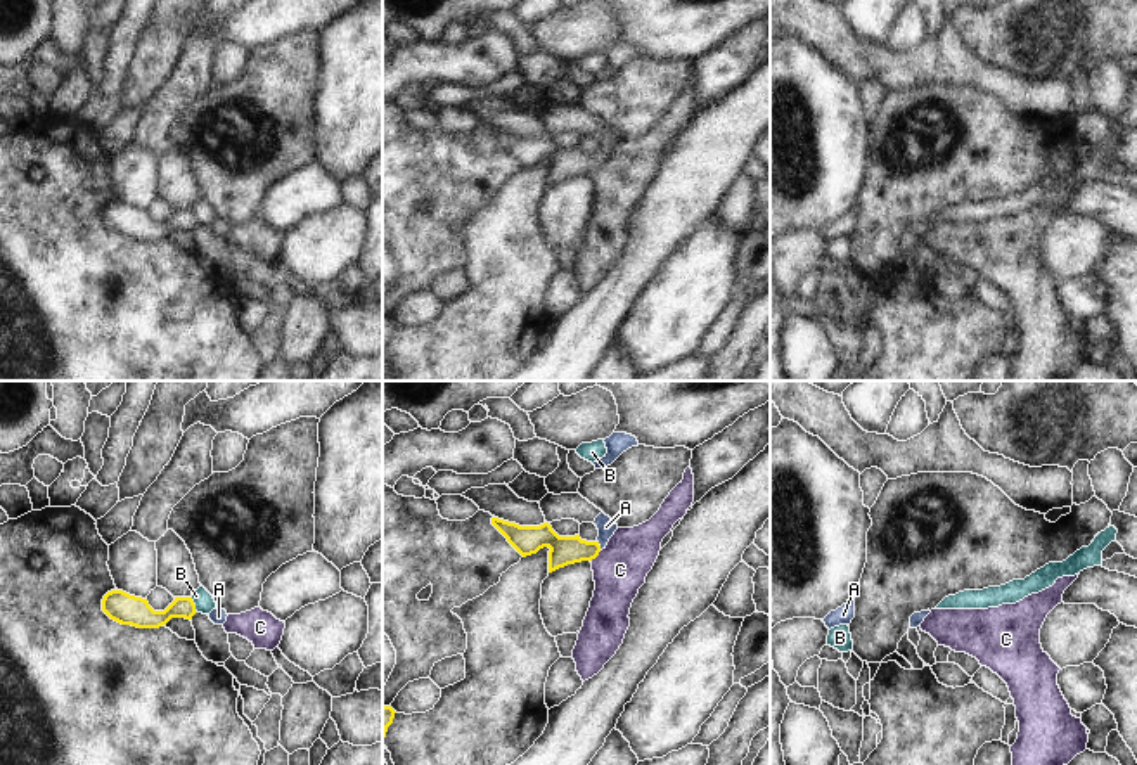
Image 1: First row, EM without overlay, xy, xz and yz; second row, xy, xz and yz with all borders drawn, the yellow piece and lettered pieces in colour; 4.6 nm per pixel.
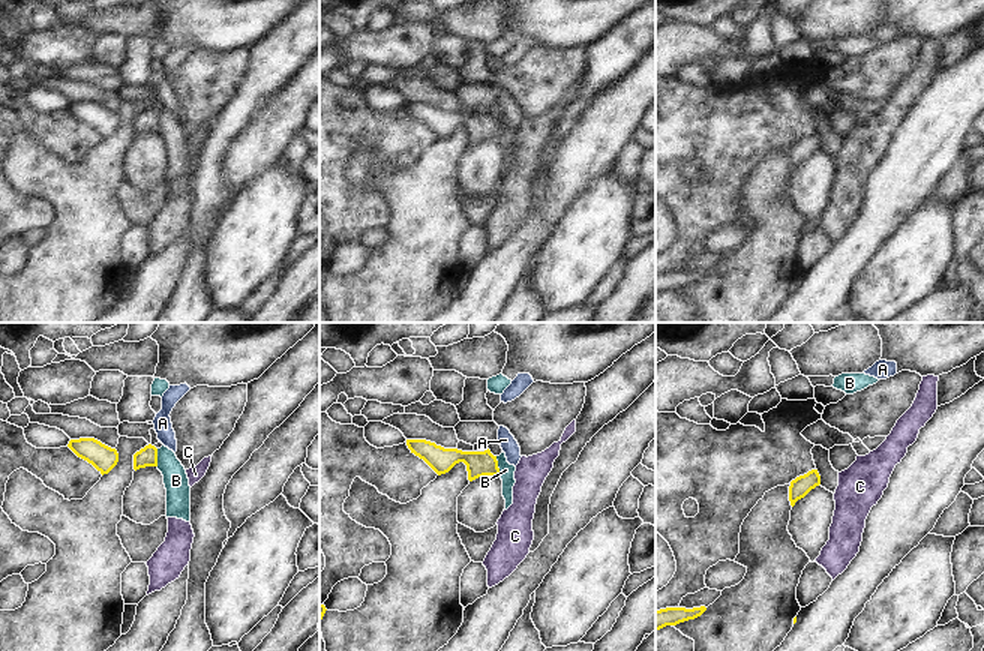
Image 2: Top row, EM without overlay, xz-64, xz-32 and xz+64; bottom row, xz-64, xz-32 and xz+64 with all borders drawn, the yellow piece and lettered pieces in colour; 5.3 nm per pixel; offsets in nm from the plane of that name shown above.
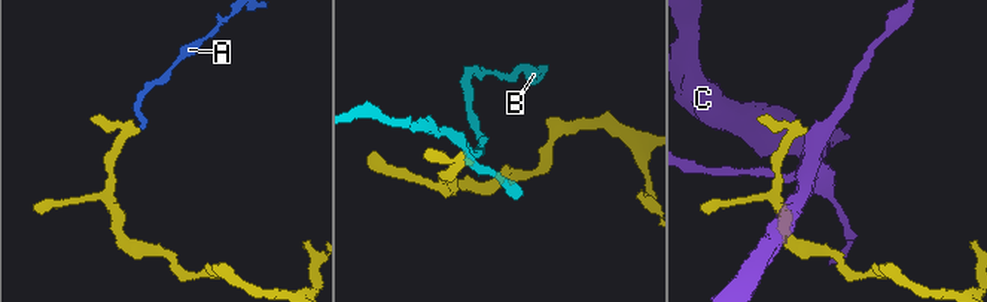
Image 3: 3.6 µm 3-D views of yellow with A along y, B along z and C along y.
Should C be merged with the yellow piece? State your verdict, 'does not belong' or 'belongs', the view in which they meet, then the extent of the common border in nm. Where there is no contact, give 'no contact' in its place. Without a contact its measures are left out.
does not belong | xz | 80 nm

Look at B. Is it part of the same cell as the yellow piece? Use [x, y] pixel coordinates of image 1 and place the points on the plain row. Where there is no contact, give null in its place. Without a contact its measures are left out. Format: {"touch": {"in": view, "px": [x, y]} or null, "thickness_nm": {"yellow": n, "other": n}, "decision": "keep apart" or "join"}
{"touch": {"in": "xy", "px": [194, 217]}, "thickness_nm": {"yellow": 110, "other": 90}, "decision": "keep apart"}

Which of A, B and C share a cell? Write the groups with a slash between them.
A / B / C

